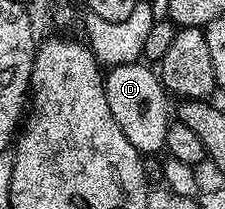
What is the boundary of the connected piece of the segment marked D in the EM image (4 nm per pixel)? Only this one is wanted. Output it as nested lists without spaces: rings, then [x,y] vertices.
[[[142,62],[111,67],[103,84],[105,97],[116,124],[123,131],[134,149],[141,155],[159,155],[166,145],[167,130],[170,125],[168,118],[168,94],[162,85],[159,75],[154,73]]]

